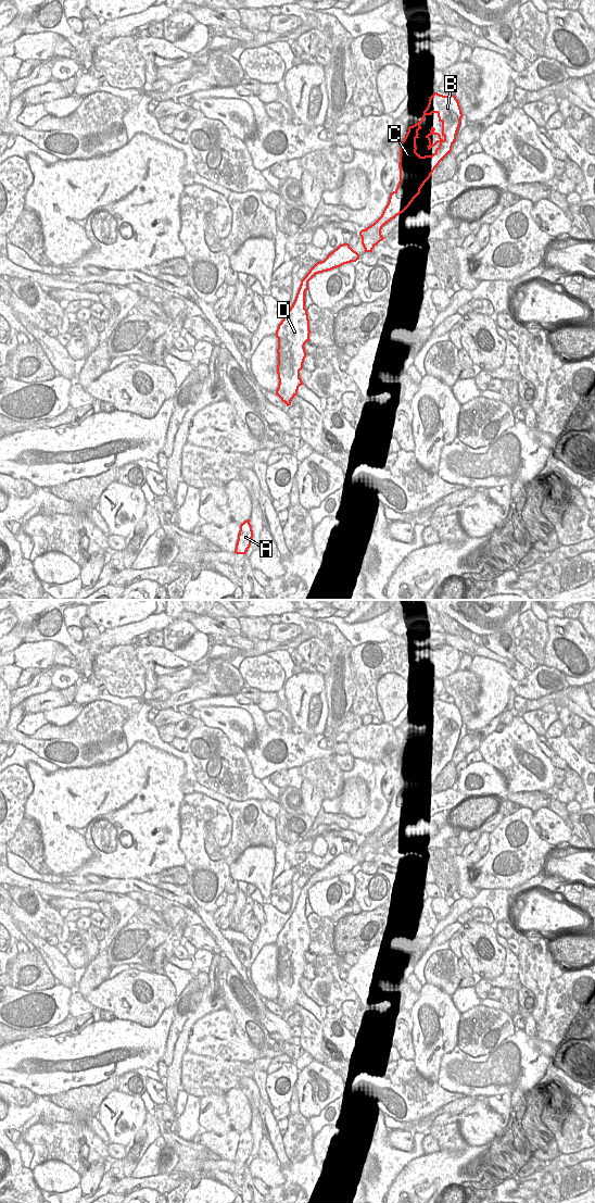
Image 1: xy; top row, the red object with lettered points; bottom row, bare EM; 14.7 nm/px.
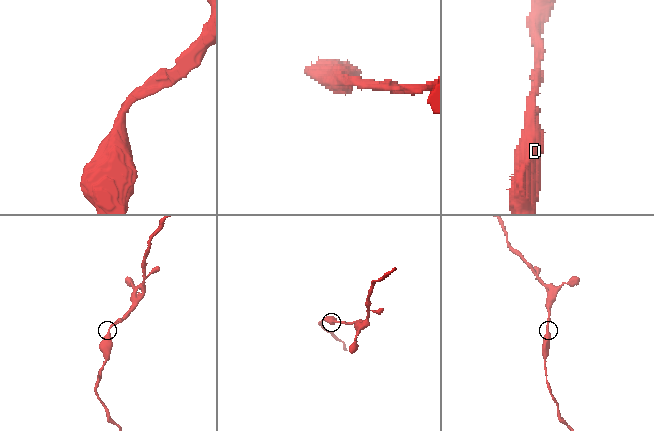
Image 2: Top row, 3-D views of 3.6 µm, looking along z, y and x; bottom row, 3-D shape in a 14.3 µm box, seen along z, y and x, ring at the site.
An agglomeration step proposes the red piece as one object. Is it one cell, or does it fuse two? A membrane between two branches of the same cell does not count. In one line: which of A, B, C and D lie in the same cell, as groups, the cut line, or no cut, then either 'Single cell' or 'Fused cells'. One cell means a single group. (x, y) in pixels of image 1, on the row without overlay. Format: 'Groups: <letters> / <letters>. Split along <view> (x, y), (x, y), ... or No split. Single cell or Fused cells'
Groups: A B C D. No split. Single cell.

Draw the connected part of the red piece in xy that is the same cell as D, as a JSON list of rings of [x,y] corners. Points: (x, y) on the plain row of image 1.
[[[349,852],[340,853],[327,866],[317,870],[301,889],[295,908],[278,933],[276,945],[278,947],[278,997],[276,1003],[287,1015],[298,1003],[299,995],[304,993],[300,987],[300,979],[306,966],[305,952],[309,950],[309,928],[305,917],[305,901],[308,899],[308,890],[319,881],[328,880],[344,873],[356,870],[359,863]]]

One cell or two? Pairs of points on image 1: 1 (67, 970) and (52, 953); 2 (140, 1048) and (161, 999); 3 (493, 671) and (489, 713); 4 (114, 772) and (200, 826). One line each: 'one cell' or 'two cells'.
1: one cell
2: two cells
3: one cell
4: two cells

